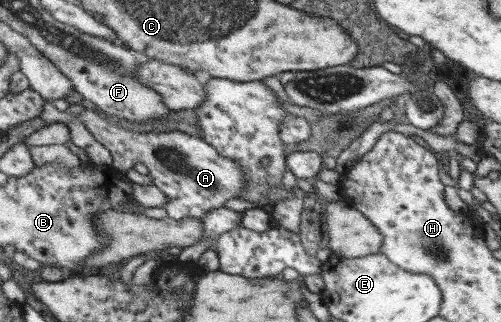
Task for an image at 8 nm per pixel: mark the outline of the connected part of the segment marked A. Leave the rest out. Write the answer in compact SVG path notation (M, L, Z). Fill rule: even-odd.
M80 113L78 117L94 139L108 149L114 170L125 173L134 163L146 166L151 184L158 187L168 199L163 207L169 218L199 219L212 209L224 208L226 201L238 198L244 189L244 172L240 166L234 160L218 154L200 138L178 130L136 133L96 113Z

